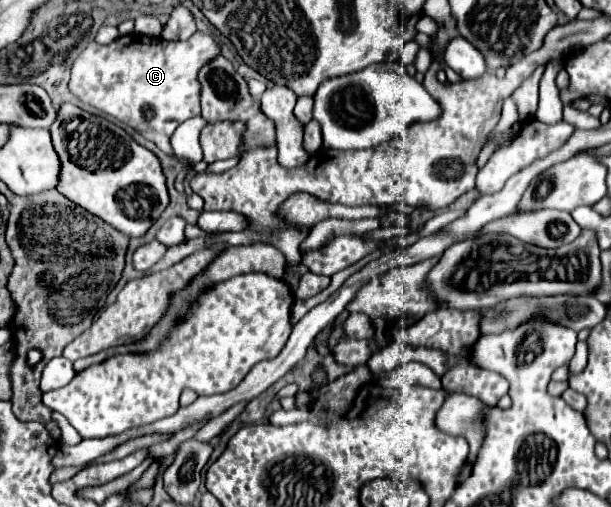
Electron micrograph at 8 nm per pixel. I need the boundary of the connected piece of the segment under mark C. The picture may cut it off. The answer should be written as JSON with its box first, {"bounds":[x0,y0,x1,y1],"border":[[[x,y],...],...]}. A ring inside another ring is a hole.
{"bounds":[68,31,220,153],"border":[[[196,31],[190,39],[186,41],[166,41],[166,39],[148,39],[140,37],[136,33],[118,37],[110,45],[100,45],[100,43],[90,43],[84,53],[74,61],[72,65],[72,75],[68,89],[74,93],[82,103],[88,103],[118,121],[130,125],[136,129],[140,135],[144,135],[148,141],[154,141],[164,153],[170,153],[170,135],[174,129],[184,123],[190,117],[200,115],[200,81],[198,81],[198,71],[212,59],[220,55],[220,45],[210,39],[210,35]]]}

